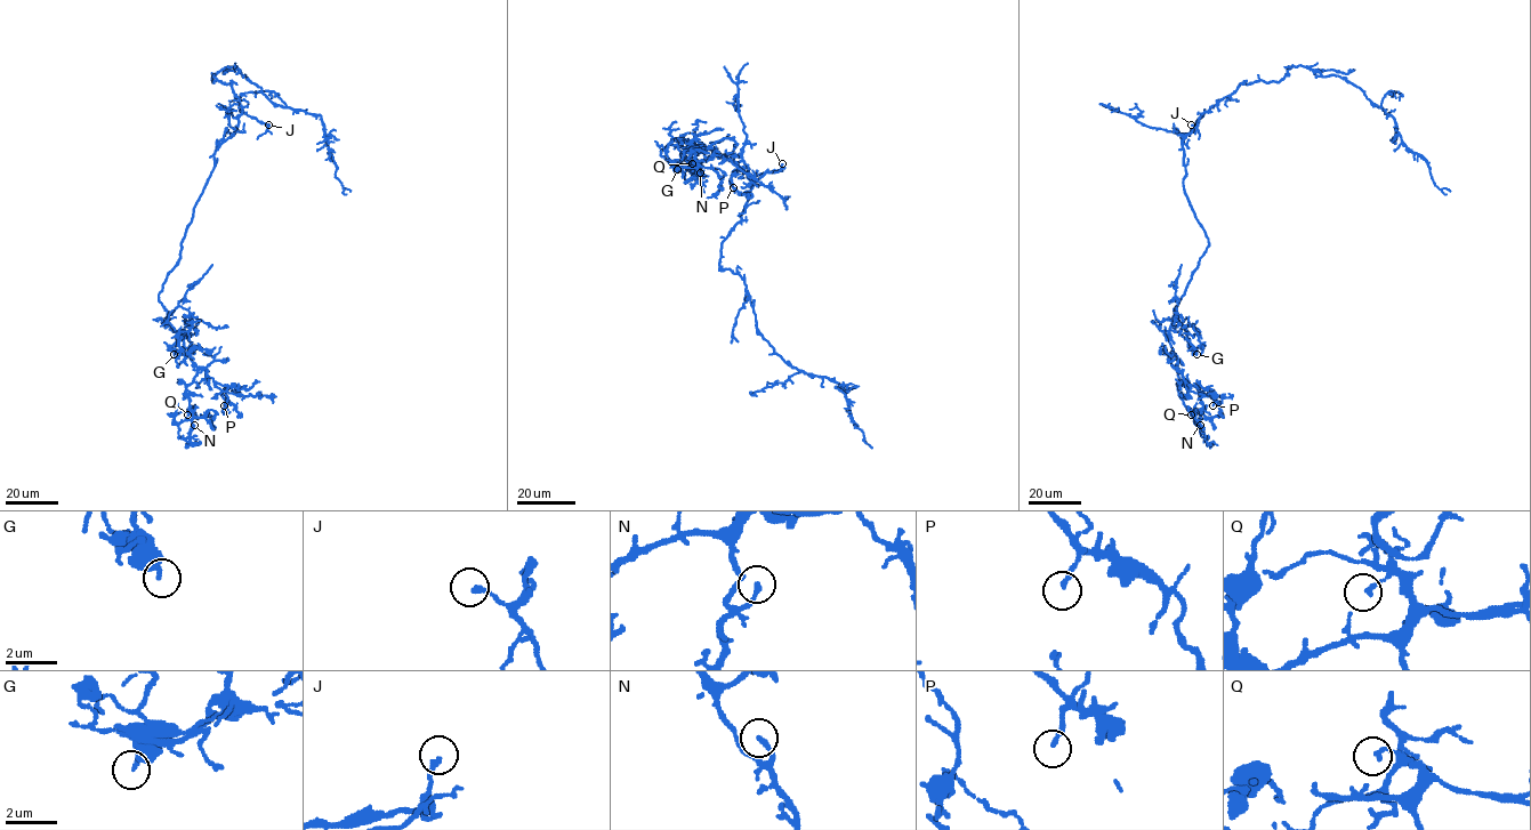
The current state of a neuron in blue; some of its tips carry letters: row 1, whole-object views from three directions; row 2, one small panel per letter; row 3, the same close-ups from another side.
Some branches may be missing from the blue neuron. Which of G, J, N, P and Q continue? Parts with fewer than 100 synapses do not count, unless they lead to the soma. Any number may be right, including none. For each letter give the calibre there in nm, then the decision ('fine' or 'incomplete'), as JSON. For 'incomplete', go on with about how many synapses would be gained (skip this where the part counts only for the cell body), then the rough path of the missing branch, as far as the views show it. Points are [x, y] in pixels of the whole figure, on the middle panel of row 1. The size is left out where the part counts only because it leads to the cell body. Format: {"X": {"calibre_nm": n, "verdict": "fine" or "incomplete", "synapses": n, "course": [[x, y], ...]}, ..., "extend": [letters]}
{"G": {"calibre_nm": 360, "verdict": "fine"}, "J": {"calibre_nm": 160, "verdict": "fine"}, "N": {"calibre_nm": 180, "verdict": "fine"}, "P": {"calibre_nm": 180, "verdict": "fine"}, "Q": {"calibre_nm": 150, "verdict": "fine"}, "extend": []}

